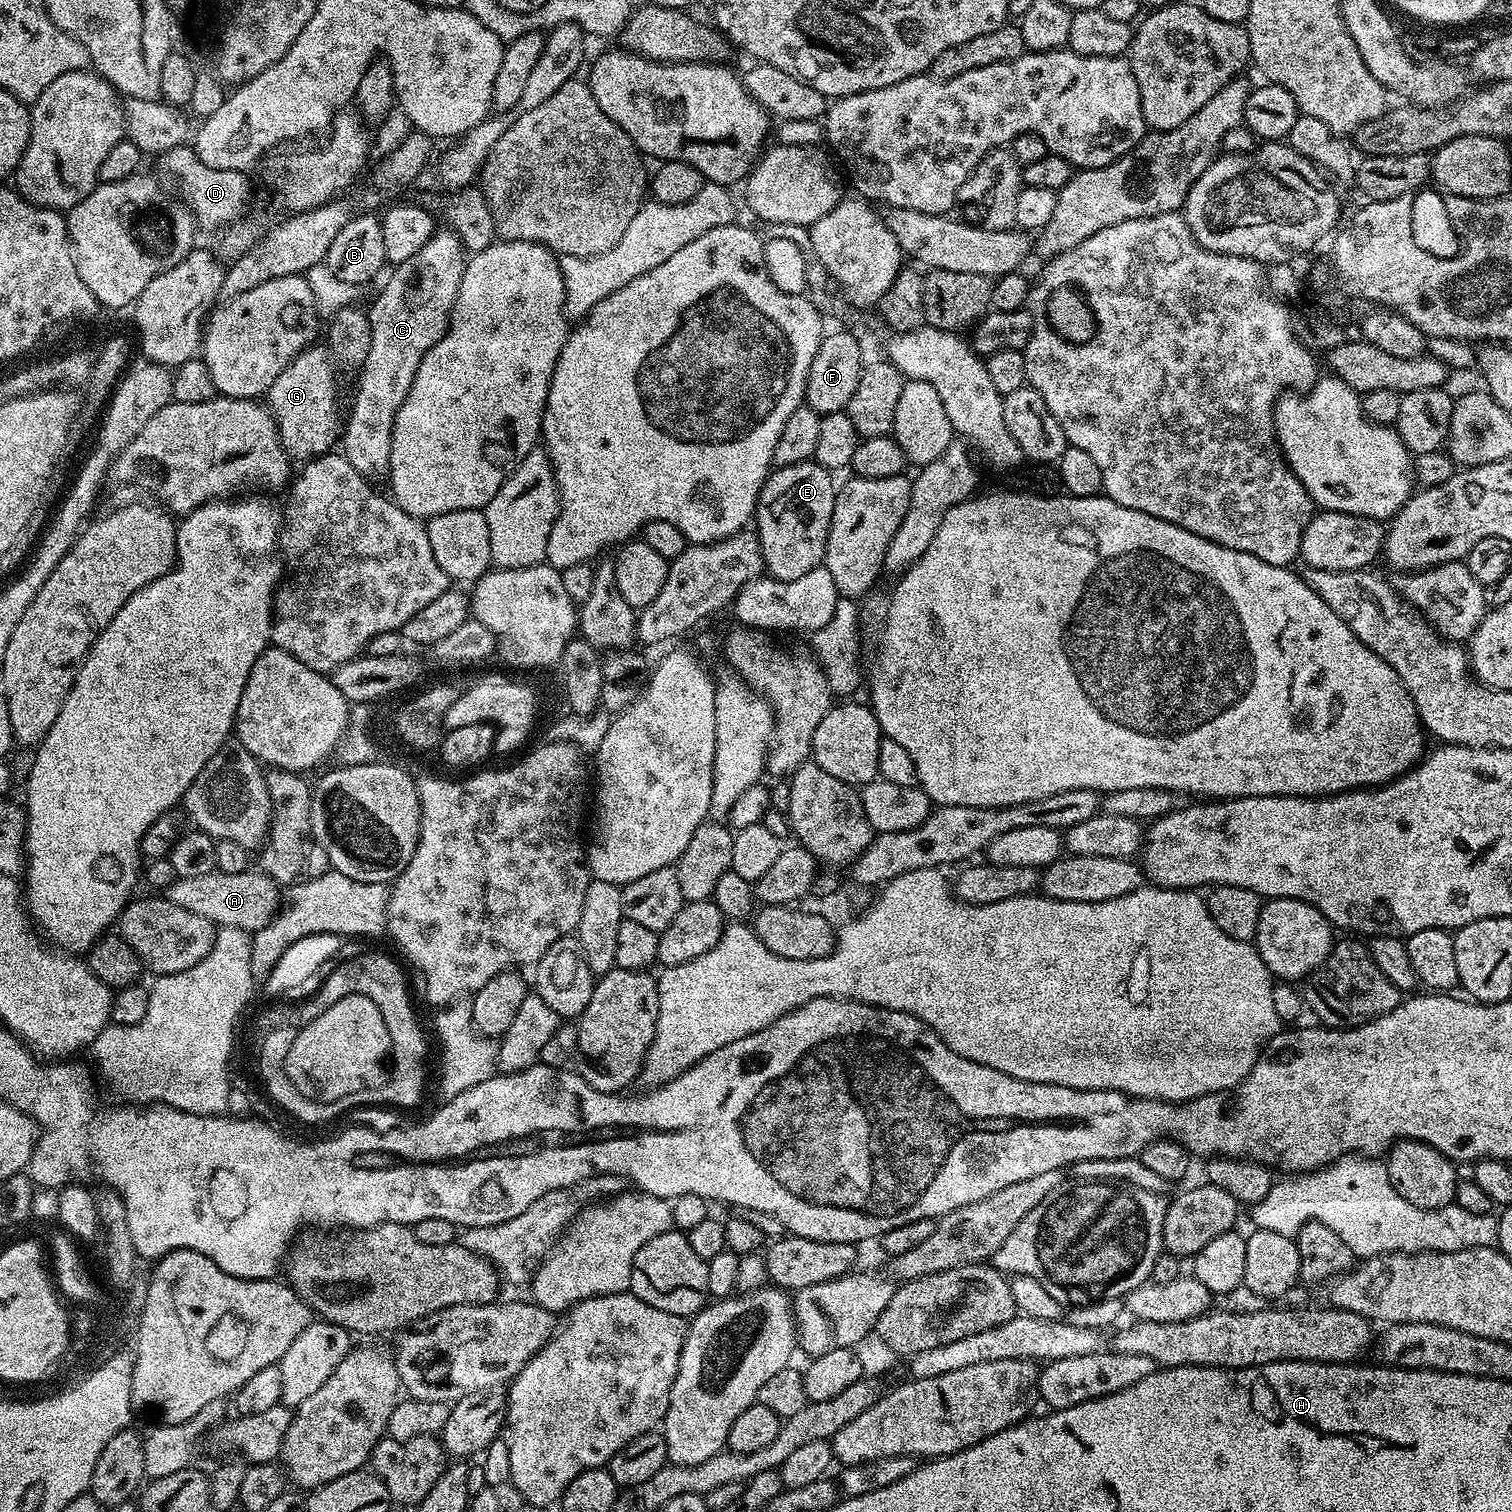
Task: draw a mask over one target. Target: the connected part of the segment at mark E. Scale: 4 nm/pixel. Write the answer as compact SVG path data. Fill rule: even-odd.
M815 460L776 468L769 473L760 491L754 528L771 579L794 582L794 578L804 577L823 563L836 501L834 480L833 473Z

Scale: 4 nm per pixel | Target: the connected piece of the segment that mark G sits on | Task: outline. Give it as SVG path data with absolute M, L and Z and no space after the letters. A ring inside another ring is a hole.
M316 347L301 350L290 366L274 378L266 393L266 403L280 431L280 445L293 461L307 462L324 453L331 453L342 436L340 400L336 397L338 368L327 347Z

